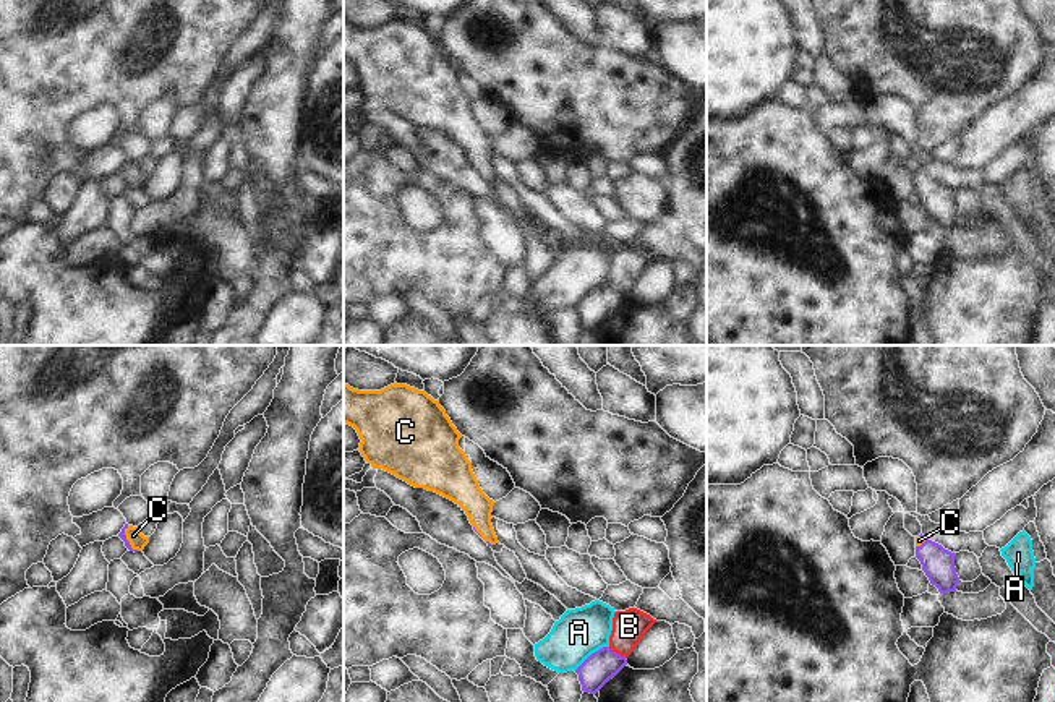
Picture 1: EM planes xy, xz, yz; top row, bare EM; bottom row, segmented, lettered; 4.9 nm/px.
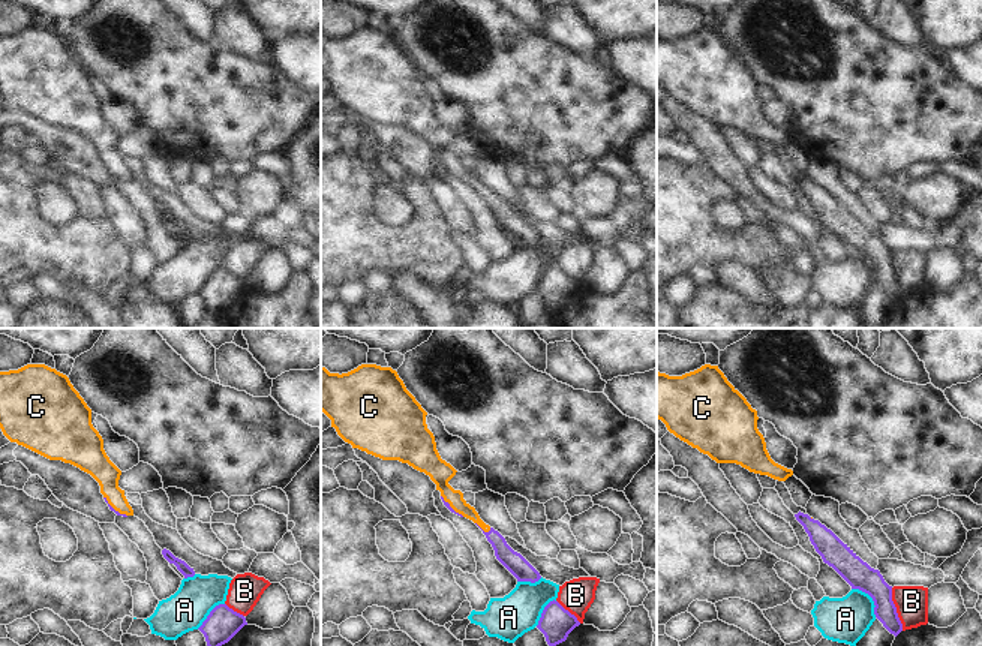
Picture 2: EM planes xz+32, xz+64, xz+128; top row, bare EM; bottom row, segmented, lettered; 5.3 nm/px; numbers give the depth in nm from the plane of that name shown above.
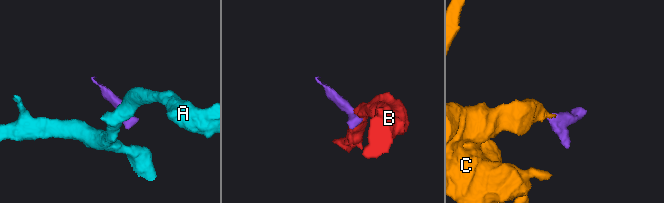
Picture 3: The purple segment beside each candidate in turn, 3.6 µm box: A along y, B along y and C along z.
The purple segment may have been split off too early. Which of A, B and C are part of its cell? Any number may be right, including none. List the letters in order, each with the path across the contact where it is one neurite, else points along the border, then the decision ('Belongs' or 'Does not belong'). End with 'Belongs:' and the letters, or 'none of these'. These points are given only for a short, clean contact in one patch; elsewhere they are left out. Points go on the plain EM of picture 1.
A: Boundary: xz (608, 282), (592, 289), (574, 307). Does not belong
B: Boundary: xz (608, 284), (626, 295). Does not belong
C: Path across: xy (122, 172), (127, 177), (133, 172). Belongs
Belongs: C

